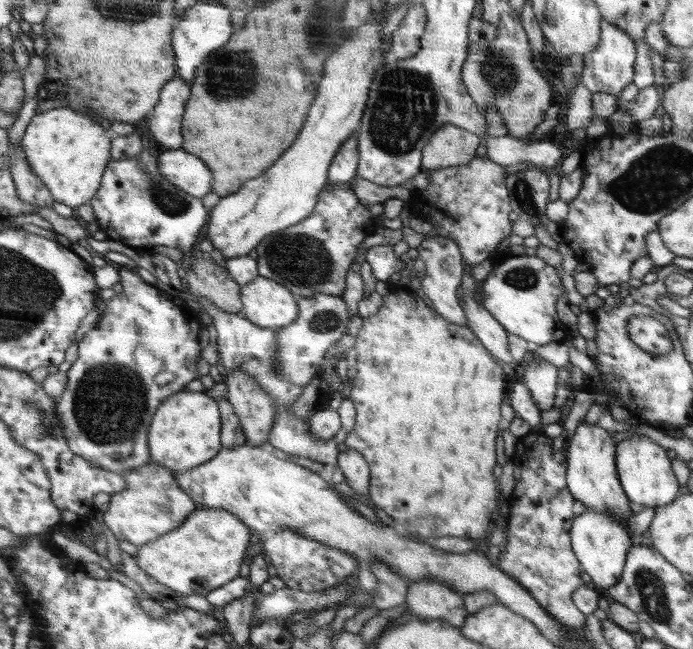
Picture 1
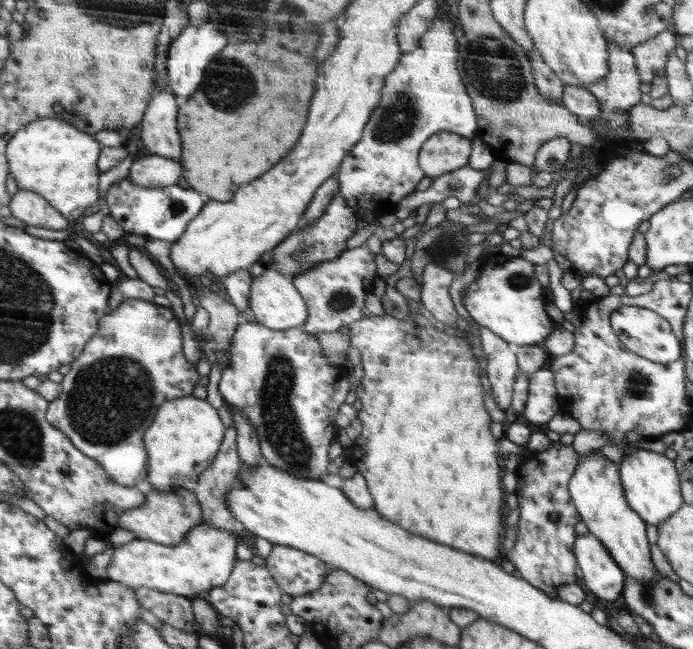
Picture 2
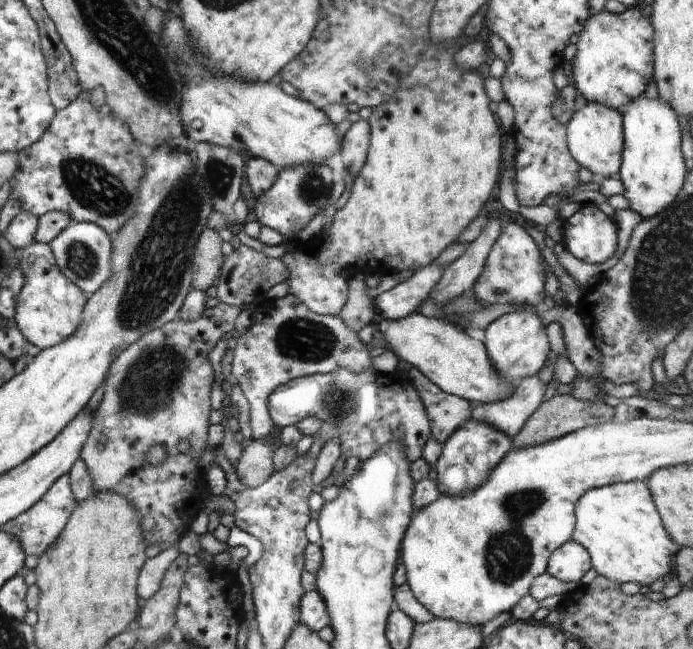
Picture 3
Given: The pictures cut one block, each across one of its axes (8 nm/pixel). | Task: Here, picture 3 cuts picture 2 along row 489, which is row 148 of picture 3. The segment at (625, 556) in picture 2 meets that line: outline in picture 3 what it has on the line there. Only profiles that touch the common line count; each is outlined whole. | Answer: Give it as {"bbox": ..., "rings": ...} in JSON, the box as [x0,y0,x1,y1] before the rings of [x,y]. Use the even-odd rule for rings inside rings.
{"bbox":[567,103,626,178],"rings":[[[588,103],[572,116],[567,125],[567,148],[580,167],[587,168],[595,177],[617,178],[622,168],[626,140],[623,136],[622,114],[601,103]]]}

